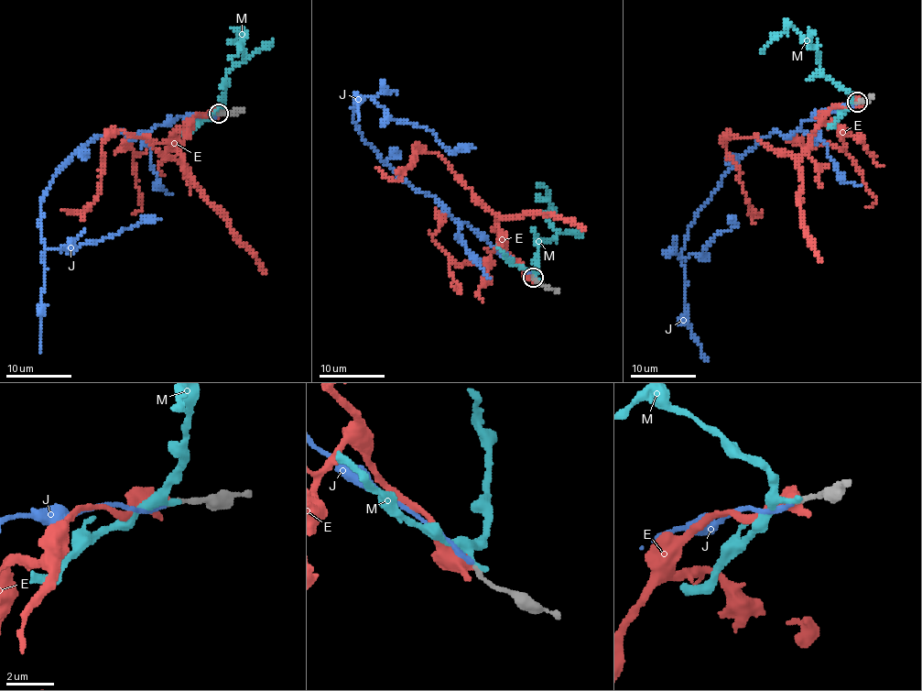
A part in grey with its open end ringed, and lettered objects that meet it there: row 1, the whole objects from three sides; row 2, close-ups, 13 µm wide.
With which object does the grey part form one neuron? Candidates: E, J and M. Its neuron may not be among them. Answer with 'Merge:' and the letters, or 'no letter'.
Merge: J

